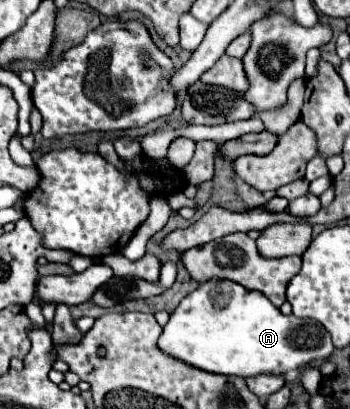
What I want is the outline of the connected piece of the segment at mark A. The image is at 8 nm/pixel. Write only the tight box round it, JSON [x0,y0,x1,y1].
[157,280,333,378]

